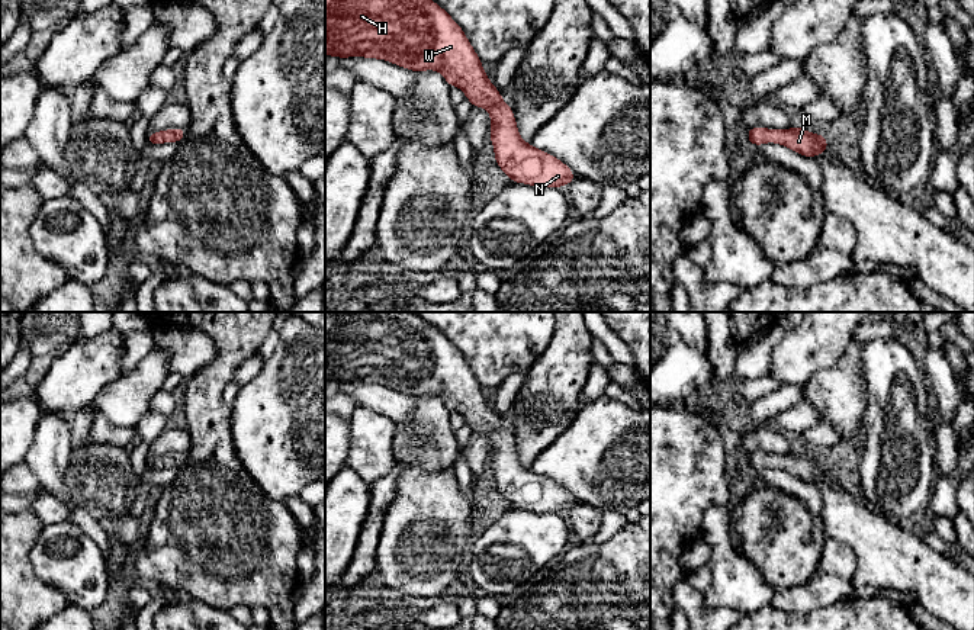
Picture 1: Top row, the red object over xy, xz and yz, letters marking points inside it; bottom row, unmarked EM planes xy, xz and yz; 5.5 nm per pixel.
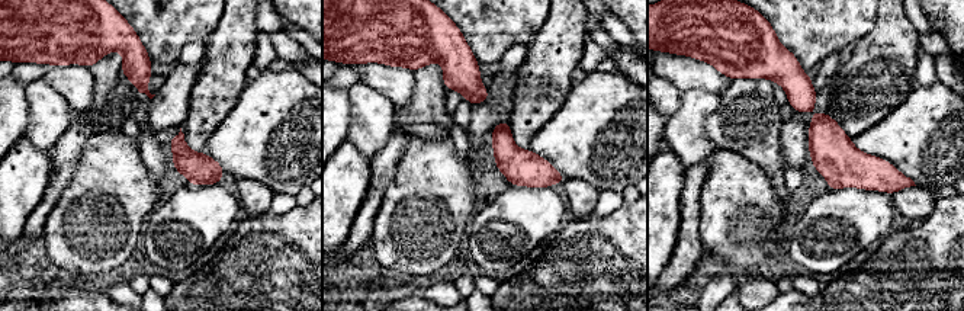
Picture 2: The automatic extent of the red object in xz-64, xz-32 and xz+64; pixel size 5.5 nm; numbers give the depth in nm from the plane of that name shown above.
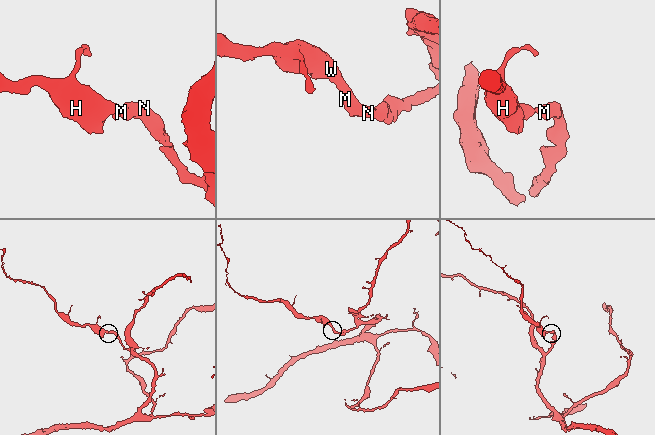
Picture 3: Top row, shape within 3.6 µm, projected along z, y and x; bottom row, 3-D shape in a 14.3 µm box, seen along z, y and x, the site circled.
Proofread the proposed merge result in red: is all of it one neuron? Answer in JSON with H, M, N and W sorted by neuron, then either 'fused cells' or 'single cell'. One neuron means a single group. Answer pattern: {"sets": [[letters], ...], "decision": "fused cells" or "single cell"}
{"sets": [["H", "M", "N", "W"]], "decision": "single cell"}

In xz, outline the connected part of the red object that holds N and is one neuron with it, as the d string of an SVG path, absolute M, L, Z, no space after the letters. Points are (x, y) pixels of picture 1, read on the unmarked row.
M341 312L327 316L325 380L386 385L415 399L437 395L450 412L465 417L473 433L489 435L494 485L511 508L559 514L578 504L559 483L521 465L511 430L502 427L502 420L488 405L482 386L460 350L435 327L412 312Z

